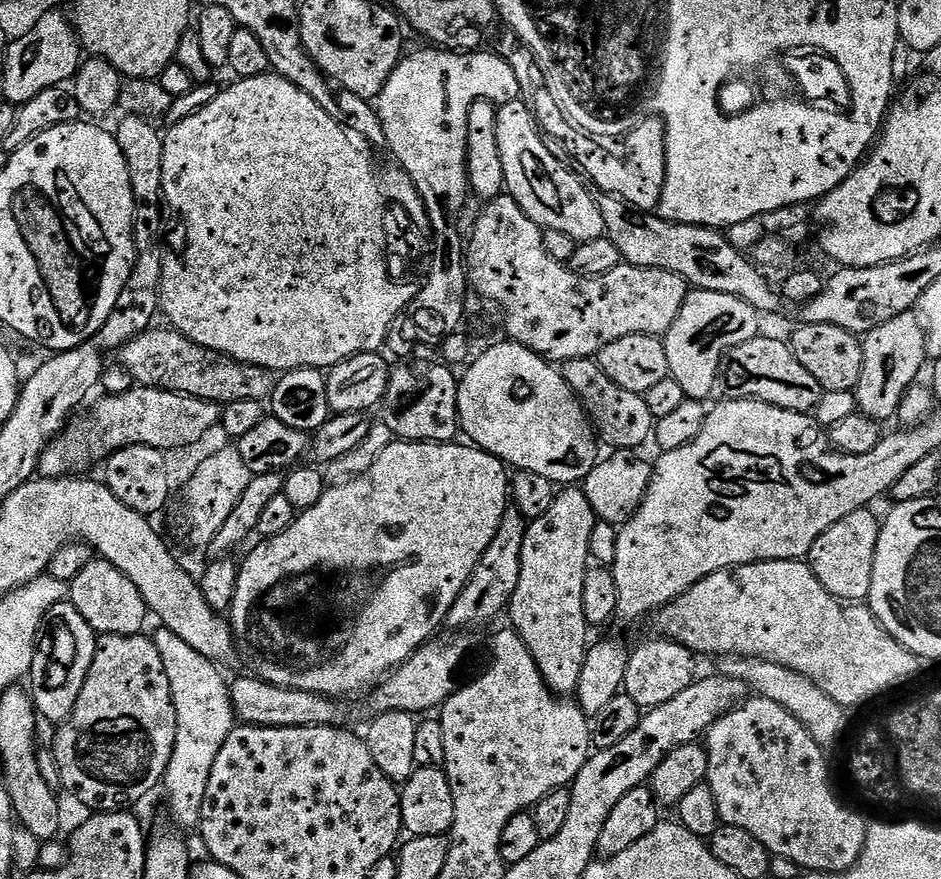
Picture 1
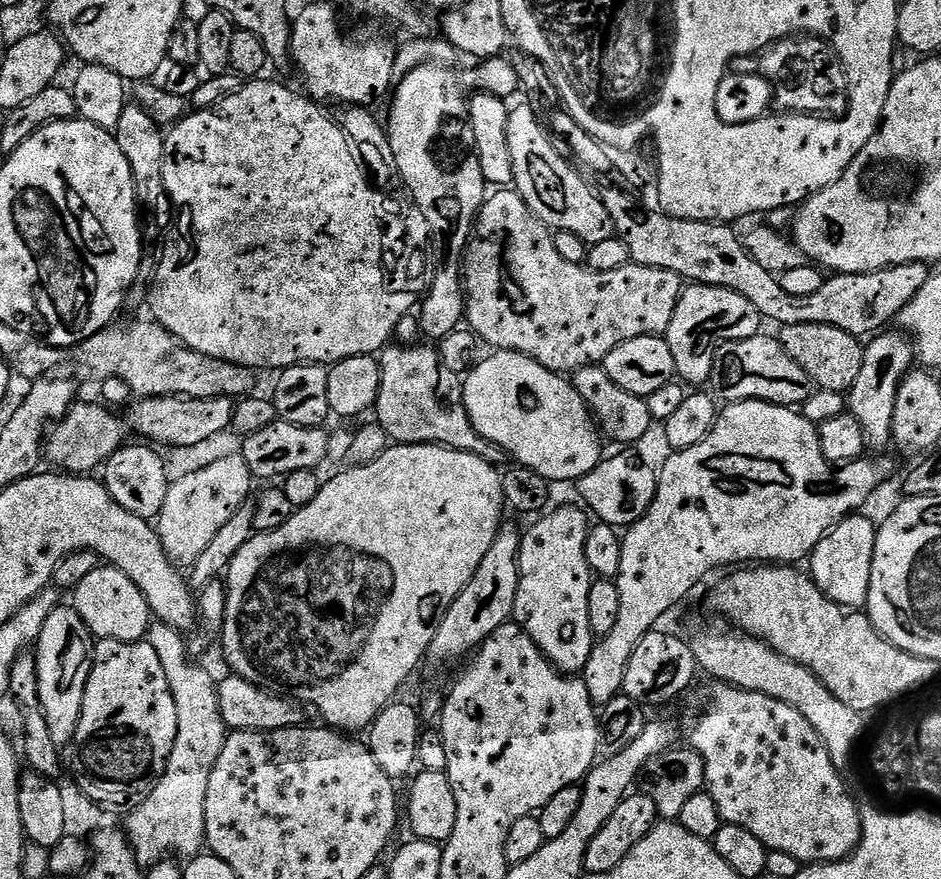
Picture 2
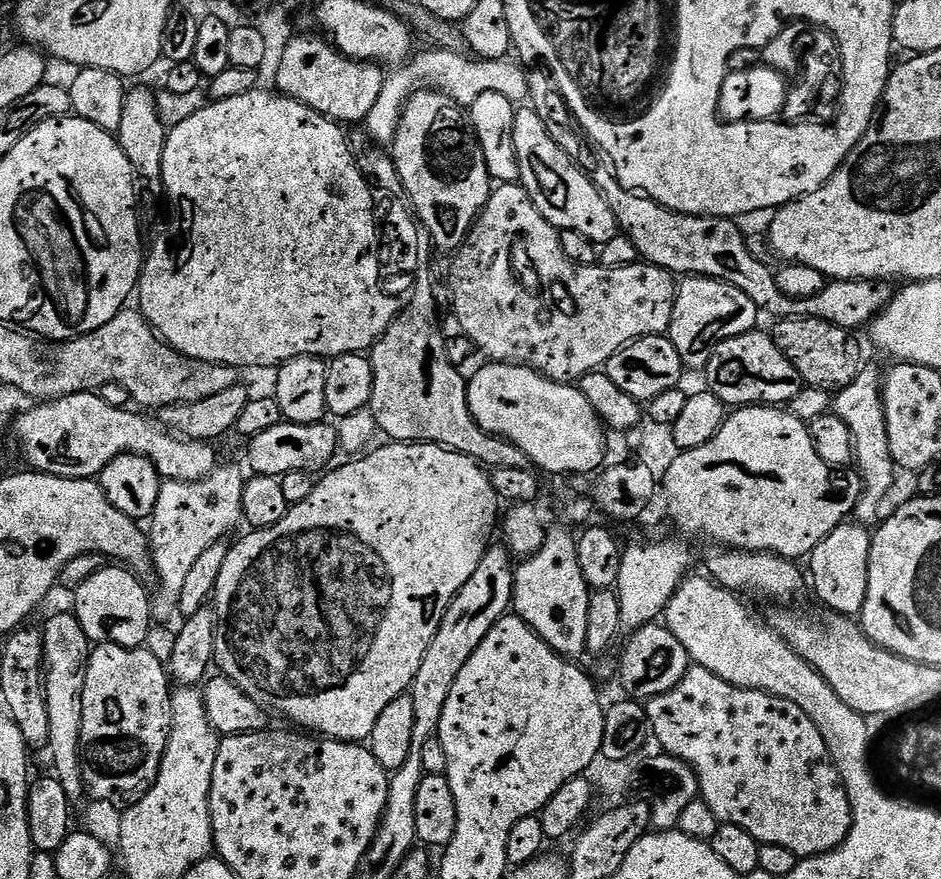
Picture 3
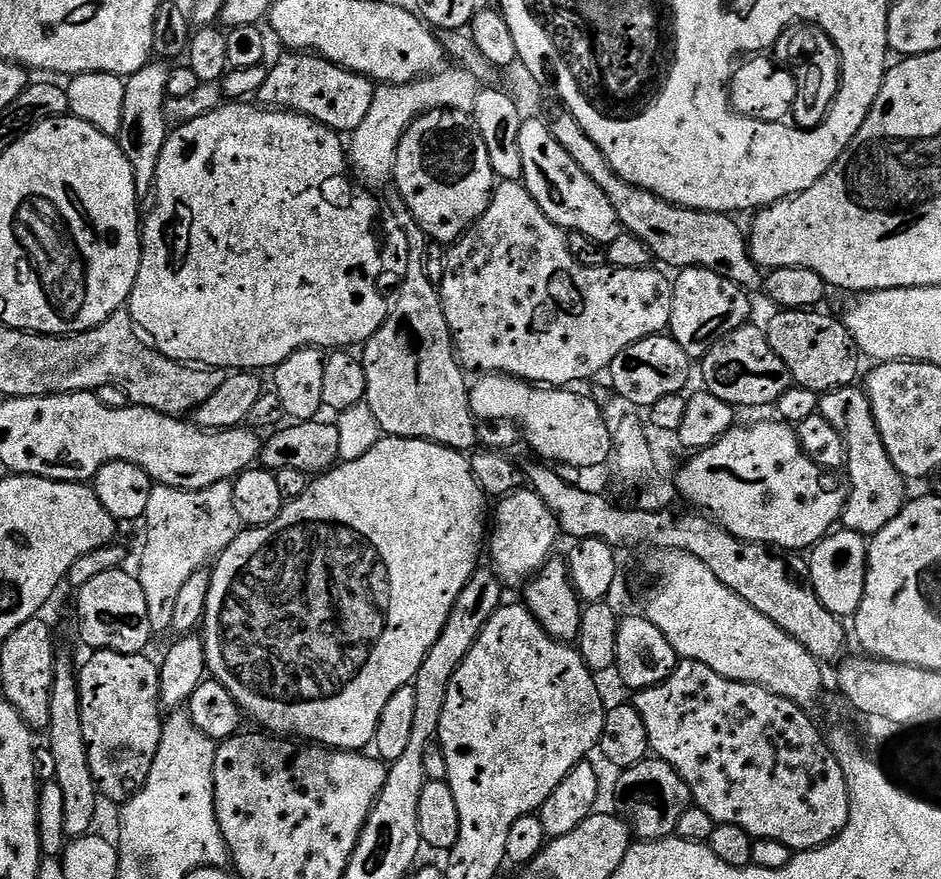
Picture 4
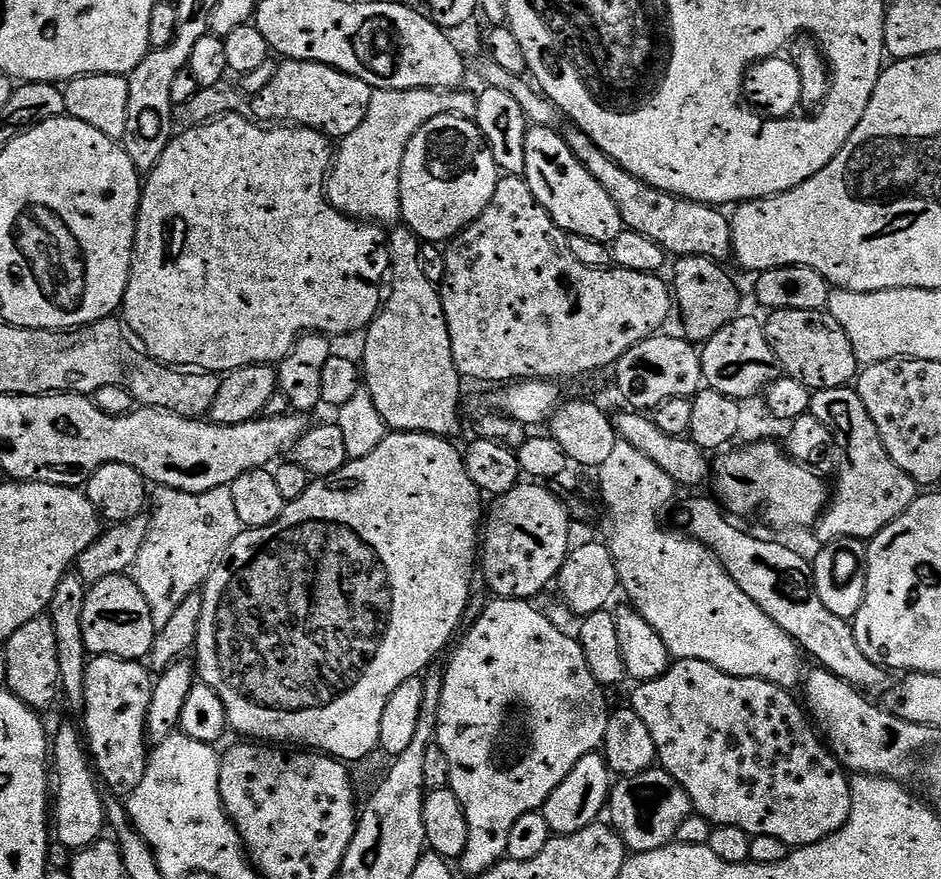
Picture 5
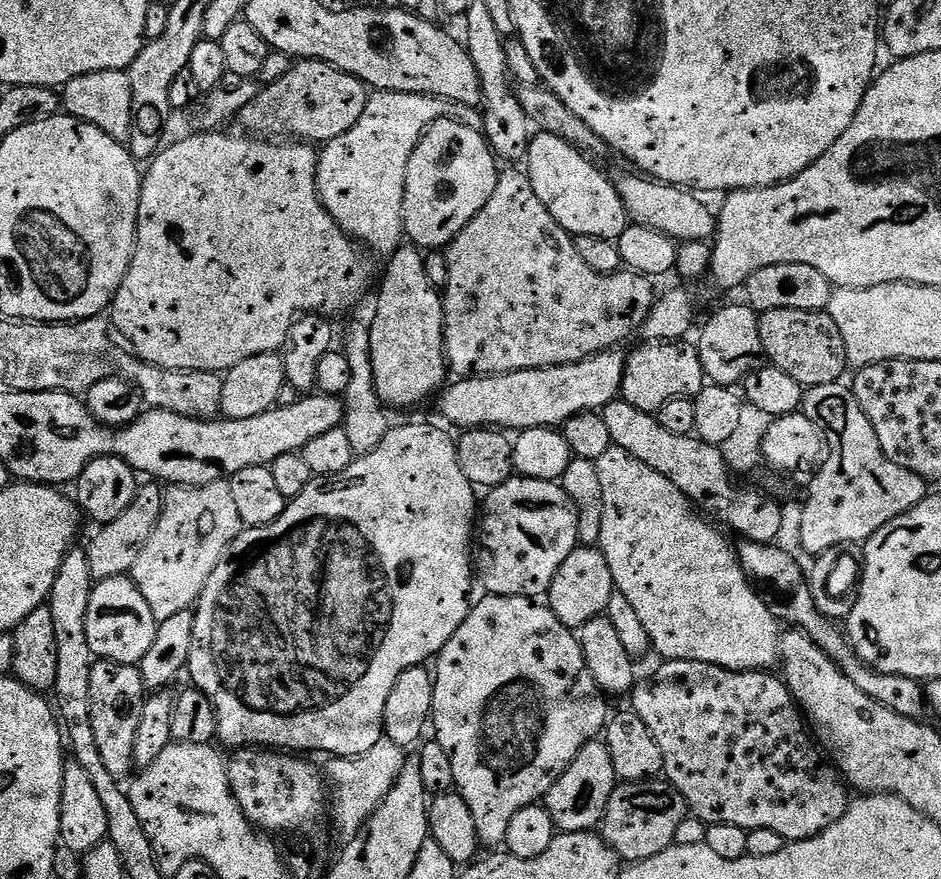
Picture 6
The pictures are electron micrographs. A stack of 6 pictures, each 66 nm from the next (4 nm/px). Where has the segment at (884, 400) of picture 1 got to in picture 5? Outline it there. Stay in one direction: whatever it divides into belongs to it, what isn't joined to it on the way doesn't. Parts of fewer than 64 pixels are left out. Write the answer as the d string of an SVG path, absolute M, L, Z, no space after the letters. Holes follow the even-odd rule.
M855 387L813 392L810 414L831 430L843 456L834 469L836 488L834 484L828 507L816 521L814 533L821 545L842 538L871 541L916 501L918 485L906 470L898 470L890 454L886 454L878 426L874 426L874 418L866 414L866 406L862 406L862 398L858 398ZM844 456L848 460L844 460Z

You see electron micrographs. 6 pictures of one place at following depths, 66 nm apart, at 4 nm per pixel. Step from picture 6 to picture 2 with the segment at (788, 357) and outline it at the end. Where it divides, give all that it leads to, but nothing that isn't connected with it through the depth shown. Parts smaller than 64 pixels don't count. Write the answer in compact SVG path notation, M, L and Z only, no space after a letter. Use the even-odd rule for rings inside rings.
M783 326L778 339L786 354L790 354L790 358L794 358L794 362L798 362L806 374L810 374L813 385L819 390L847 393L854 382L858 382L858 374L862 374L865 345L857 337L846 334L846 330L838 330L838 326Z

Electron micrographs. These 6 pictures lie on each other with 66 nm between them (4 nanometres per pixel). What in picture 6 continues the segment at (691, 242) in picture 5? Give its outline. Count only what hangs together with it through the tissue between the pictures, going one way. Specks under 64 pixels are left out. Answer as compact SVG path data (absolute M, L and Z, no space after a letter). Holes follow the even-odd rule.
M632 170L627 171L614 176L614 183L618 190L618 198L622 198L622 206L631 223L658 230L677 242L708 242L715 237L717 213L713 209L711 212L700 201L703 199L695 191L676 188L672 184L662 183L661 180L651 179Z

